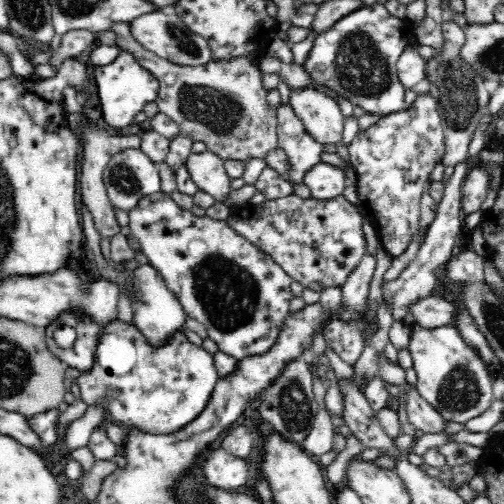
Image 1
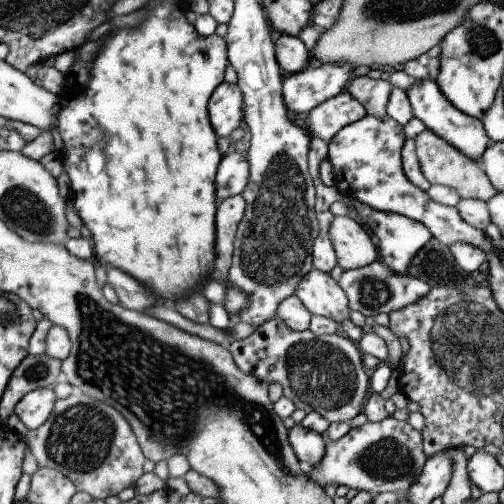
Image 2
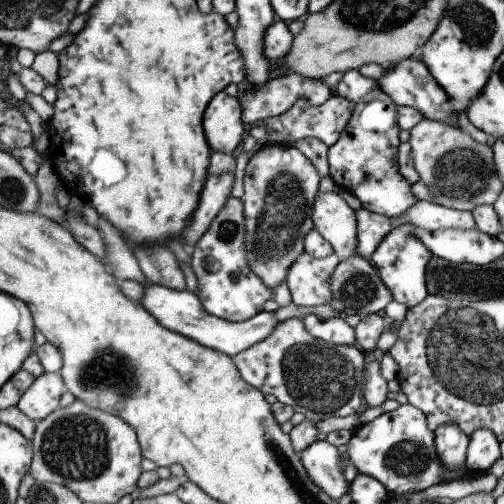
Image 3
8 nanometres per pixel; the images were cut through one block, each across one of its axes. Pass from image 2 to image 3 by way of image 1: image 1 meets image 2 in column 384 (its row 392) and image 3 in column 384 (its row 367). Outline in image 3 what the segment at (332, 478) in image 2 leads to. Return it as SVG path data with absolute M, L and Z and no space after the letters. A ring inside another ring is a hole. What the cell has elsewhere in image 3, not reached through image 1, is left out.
M401 404L397 410L381 414L375 422L357 430L347 446L359 474L381 480L391 496L431 490L431 486L443 486L471 478L465 464L457 470L449 470L445 476L443 462L439 462L439 452L435 452L435 432L431 430L427 416L411 404Z

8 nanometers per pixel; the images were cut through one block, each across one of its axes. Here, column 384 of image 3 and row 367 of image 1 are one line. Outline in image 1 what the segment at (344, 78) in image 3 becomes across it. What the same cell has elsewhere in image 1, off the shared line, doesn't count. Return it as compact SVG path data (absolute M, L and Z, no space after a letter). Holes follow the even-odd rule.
M116 314L102 326L94 364L76 378L76 392L88 408L104 410L106 420L122 428L138 426L150 434L176 434L204 412L218 380L214 356L204 346L192 344L182 328L154 344L136 324L128 324Z

